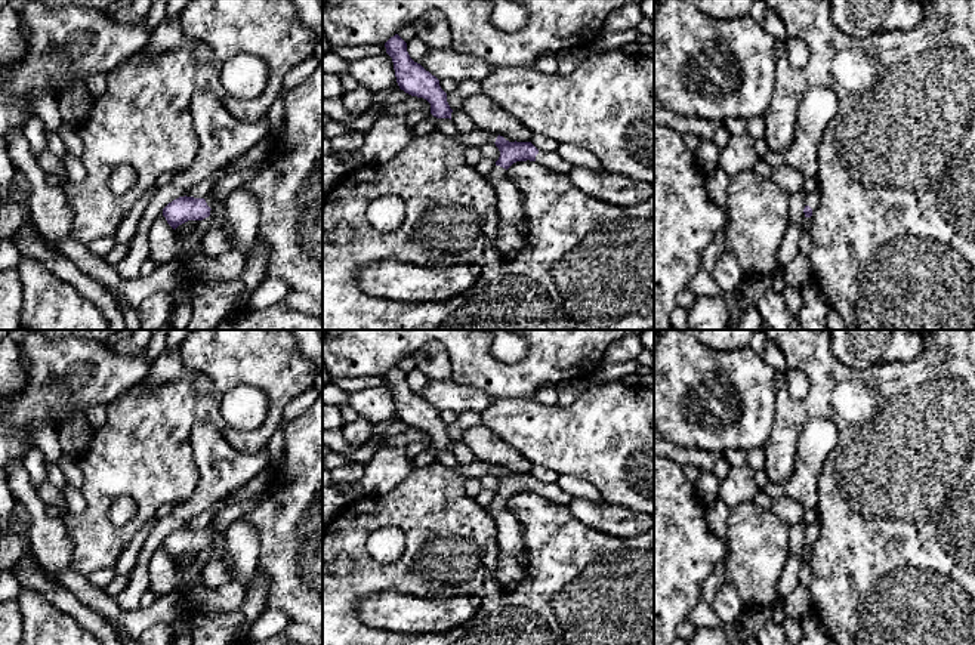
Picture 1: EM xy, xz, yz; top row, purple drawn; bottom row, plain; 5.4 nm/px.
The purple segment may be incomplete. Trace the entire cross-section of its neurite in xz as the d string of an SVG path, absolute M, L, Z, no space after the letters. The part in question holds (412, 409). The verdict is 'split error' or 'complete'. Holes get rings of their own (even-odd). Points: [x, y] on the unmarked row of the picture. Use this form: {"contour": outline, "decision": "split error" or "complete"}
{"contour": "M395 365L385 374L385 379L392 389L399 420L411 428L426 430L433 448L451 451L453 441L447 433L447 425L439 417L439 411L410 389L407 374Z", "decision": "complete"}

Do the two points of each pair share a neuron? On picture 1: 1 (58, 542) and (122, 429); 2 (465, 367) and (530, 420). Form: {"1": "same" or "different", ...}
{"1": "different", "2": "different"}

